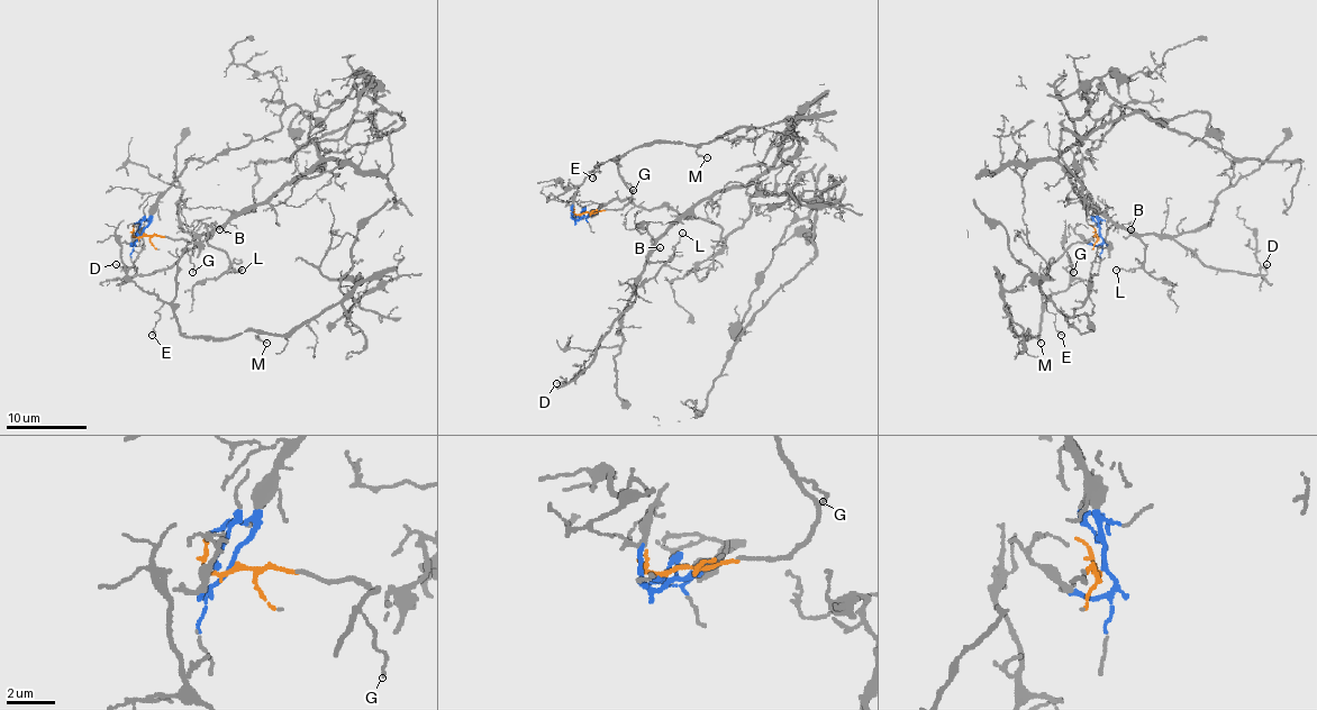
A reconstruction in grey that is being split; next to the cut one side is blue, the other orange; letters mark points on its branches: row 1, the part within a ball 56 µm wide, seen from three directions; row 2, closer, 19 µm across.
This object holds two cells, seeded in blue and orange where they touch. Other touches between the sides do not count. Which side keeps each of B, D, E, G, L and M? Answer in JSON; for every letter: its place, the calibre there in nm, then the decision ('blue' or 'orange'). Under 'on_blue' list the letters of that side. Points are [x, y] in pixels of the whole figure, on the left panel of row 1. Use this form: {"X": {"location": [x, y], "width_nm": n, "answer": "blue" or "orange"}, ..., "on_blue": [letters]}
{"B": {"location": [219, 229], "width_nm": 100, "answer": "blue"}, "D": {"location": [116, 264], "width_nm": 80, "answer": "blue"}, "E": {"location": [152, 335], "width_nm": 150, "answer": "orange"}, "G": {"location": [192, 272], "width_nm": 120, "answer": "orange"}, "L": {"location": [242, 270], "width_nm": 100, "answer": "blue"}, "M": {"location": [266, 343], "width_nm": 110, "answer": "orange"}, "on_blue": ["B", "D", "L"]}

